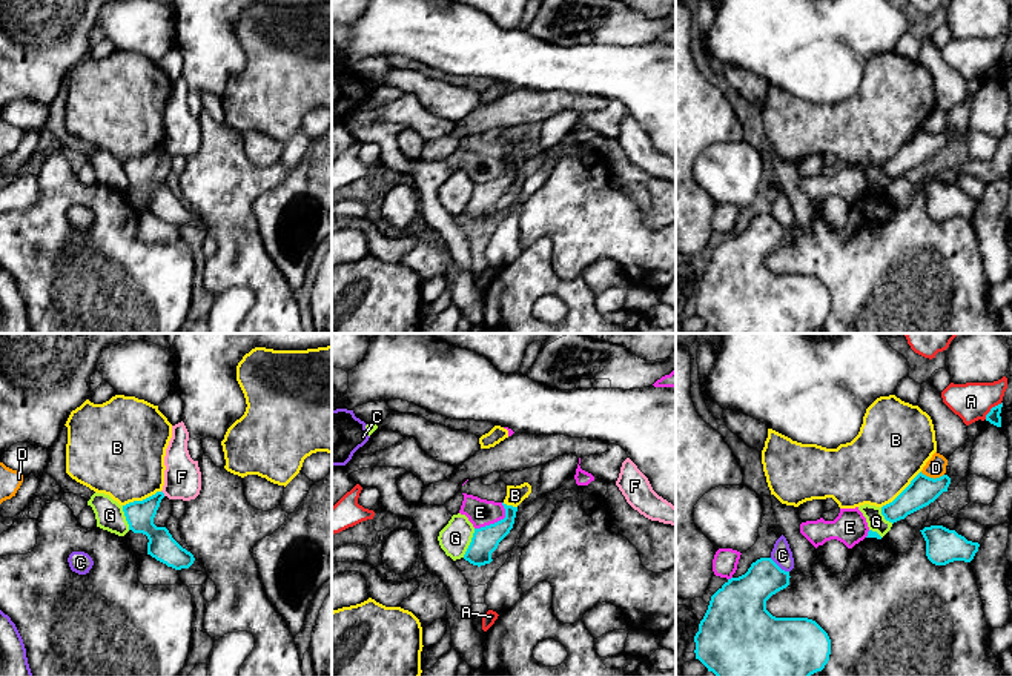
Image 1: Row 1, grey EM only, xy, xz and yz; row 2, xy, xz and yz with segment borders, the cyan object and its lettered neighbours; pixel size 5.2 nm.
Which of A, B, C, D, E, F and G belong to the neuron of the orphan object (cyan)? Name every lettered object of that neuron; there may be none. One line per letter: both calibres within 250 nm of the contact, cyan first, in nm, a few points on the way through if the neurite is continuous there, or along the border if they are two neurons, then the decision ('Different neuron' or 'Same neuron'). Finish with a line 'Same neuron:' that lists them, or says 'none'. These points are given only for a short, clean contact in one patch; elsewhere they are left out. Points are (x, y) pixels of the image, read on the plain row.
A: Thickness 70 nm (cyan) against 200 nm. Boundary: yz (1002, 59), (995, 60), (985, 74). Different neuron
B: Thickness 150 nm (cyan) against 380 nm. Different neuron
C: Thickness 240 nm (cyan) against 110 nm. Different neuron
D: Thickness 150 nm (cyan) against 110 nm. Different neuron
E: Thickness 140 nm (cyan) against 140 nm. Different neuron
F: Thickness 150 nm (cyan) against 190 nm. Boundary: xy (162, 146), (165, 151). Different neuron
G: Thickness 140 nm (cyan) against 160 nm. Boundary: xz (475, 185), (463, 212). Different neuron
Same neuron: none

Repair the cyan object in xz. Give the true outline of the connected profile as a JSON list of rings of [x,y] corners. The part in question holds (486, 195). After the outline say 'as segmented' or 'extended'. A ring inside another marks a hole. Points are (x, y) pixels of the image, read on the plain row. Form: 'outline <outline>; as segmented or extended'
outline [[[504,158],[502,161],[505,164],[504,175],[481,184],[475,184],[471,198],[464,210],[464,215],[470,220],[478,223],[490,220],[493,217],[491,209],[513,184],[518,163],[507,161]]]; as segmented

